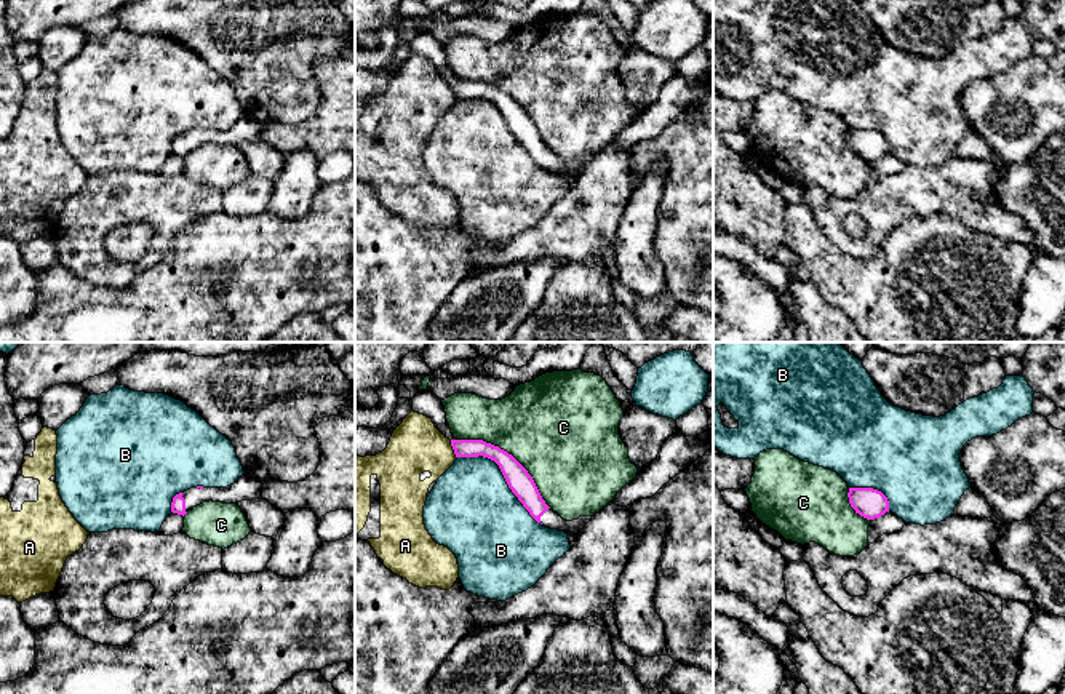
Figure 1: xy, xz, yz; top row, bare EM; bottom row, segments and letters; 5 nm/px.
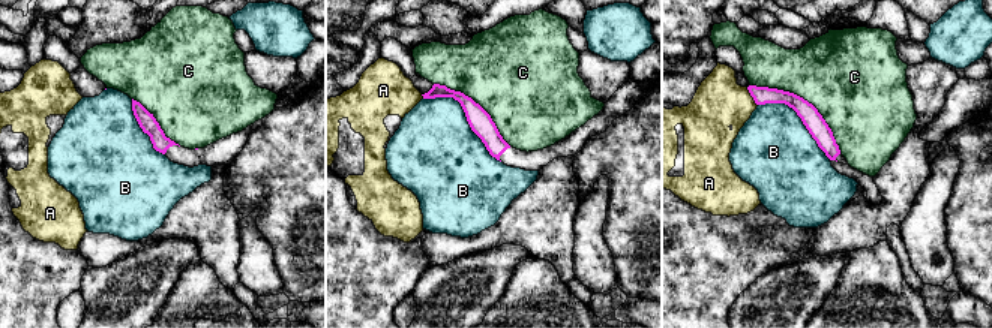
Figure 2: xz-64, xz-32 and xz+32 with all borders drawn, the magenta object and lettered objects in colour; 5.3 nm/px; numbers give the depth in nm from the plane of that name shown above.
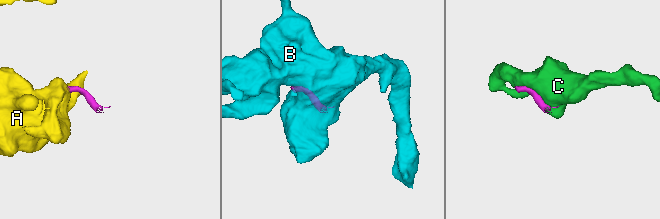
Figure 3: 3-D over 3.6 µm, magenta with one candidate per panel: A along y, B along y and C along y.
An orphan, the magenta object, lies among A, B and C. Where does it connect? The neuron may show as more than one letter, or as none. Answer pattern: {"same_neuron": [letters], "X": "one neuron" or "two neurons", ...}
{"same_neuron": [], "A": "two neurons", "B": "two neurons", "C": "two neurons"}

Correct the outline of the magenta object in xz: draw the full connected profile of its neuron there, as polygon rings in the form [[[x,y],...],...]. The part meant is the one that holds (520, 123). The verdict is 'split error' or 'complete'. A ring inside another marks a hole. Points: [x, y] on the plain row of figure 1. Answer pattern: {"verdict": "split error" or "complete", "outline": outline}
{"verdict": "split error", "outline": [[[451,82],[456,99],[488,99],[494,102],[509,130],[529,154],[529,157],[545,170],[577,176],[592,162],[592,158],[579,158],[566,163],[553,154],[542,141],[532,118],[528,112],[507,93],[486,85],[483,82]]]}

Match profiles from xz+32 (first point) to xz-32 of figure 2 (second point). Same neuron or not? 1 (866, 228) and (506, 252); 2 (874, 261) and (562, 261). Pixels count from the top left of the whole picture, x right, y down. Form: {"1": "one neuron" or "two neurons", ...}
{"1": "two neurons", "2": "two neurons"}

